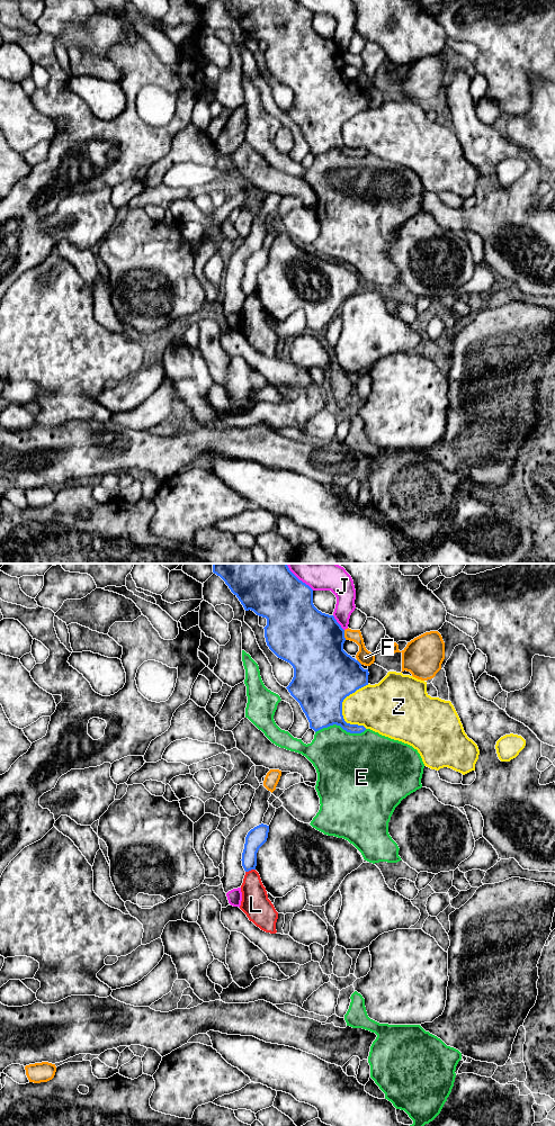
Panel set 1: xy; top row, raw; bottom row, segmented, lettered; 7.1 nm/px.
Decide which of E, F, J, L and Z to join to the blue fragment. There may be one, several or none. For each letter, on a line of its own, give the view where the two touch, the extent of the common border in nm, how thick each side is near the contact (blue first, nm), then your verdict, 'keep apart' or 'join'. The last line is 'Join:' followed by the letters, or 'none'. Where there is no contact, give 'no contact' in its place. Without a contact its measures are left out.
E: xy | 360 nm | 320/420 nm | keep apart
F: xy | 70 nm | 440/110 nm | keep apart
J: xy | 170 nm | 380/140 nm | keep apart
L: xy | 80 nm | 140/200 nm | keep apart
Z: xy | 320 nm | 440/320 nm | keep apart
Join: none

